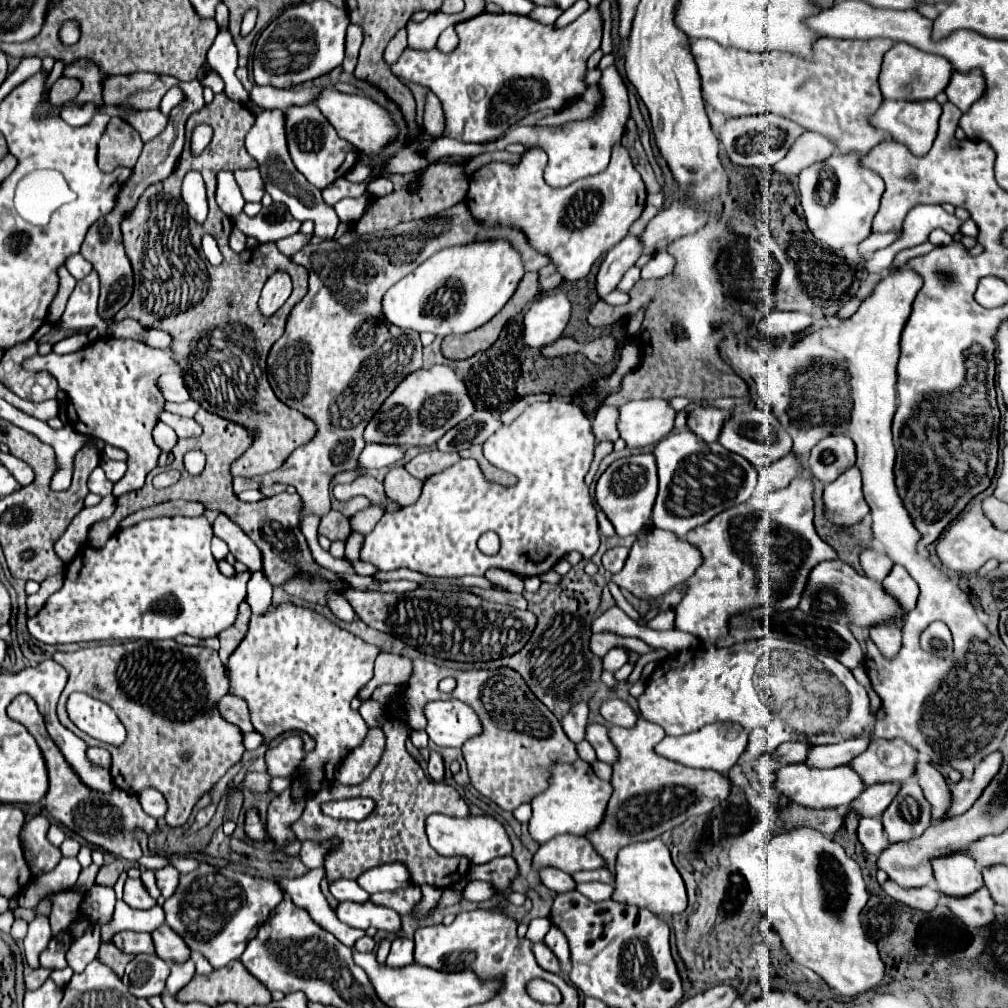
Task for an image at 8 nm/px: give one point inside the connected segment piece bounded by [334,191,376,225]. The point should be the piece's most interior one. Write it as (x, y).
(349, 210)

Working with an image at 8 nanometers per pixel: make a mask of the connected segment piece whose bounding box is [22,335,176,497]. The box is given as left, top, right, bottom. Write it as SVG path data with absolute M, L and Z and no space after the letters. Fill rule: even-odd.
M110 335L98 337L76 353L34 355L22 361L24 369L48 371L58 379L60 389L68 395L68 423L72 429L128 453L128 471L114 485L114 497L142 489L146 475L158 465L162 451L152 439L152 429L158 425L160 411L166 403L156 385L166 365L176 365L170 351Z

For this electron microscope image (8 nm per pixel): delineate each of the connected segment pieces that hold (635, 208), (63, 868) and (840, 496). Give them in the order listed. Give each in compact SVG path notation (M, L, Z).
M616 143L612 147L610 165L602 173L598 173L594 177L578 179L578 181L574 181L574 185L568 185L564 189L554 189L542 179L544 167L546 167L544 151L528 149L518 165L494 163L494 165L486 165L486 167L478 169L470 181L470 191L466 197L468 207L470 207L472 215L476 215L476 219L480 219L484 225L516 225L516 227L520 227L528 235L534 249L538 249L540 253L548 253L552 257L552 263L558 263L560 273L564 275L566 281L584 279L590 273L596 259L600 259L608 249L612 249L616 243L620 243L628 235L630 225L640 217L644 203L646 203L644 181L642 181L640 173L634 169L628 149L622 147L620 143Z
M70 857L70 859L62 859L56 869L40 875L40 877L34 877L20 893L20 907L24 909L34 909L42 899L46 899L48 895L52 893L58 893L58 891L64 891L68 887L72 887L76 881L78 881L78 875L80 875L80 863L76 857Z
M858 467L844 471L832 485L824 487L824 507L828 519L844 527L862 521L870 513L862 495L862 477Z

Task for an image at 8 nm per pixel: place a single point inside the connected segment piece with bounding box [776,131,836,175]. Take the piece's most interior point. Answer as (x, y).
(812, 147)

